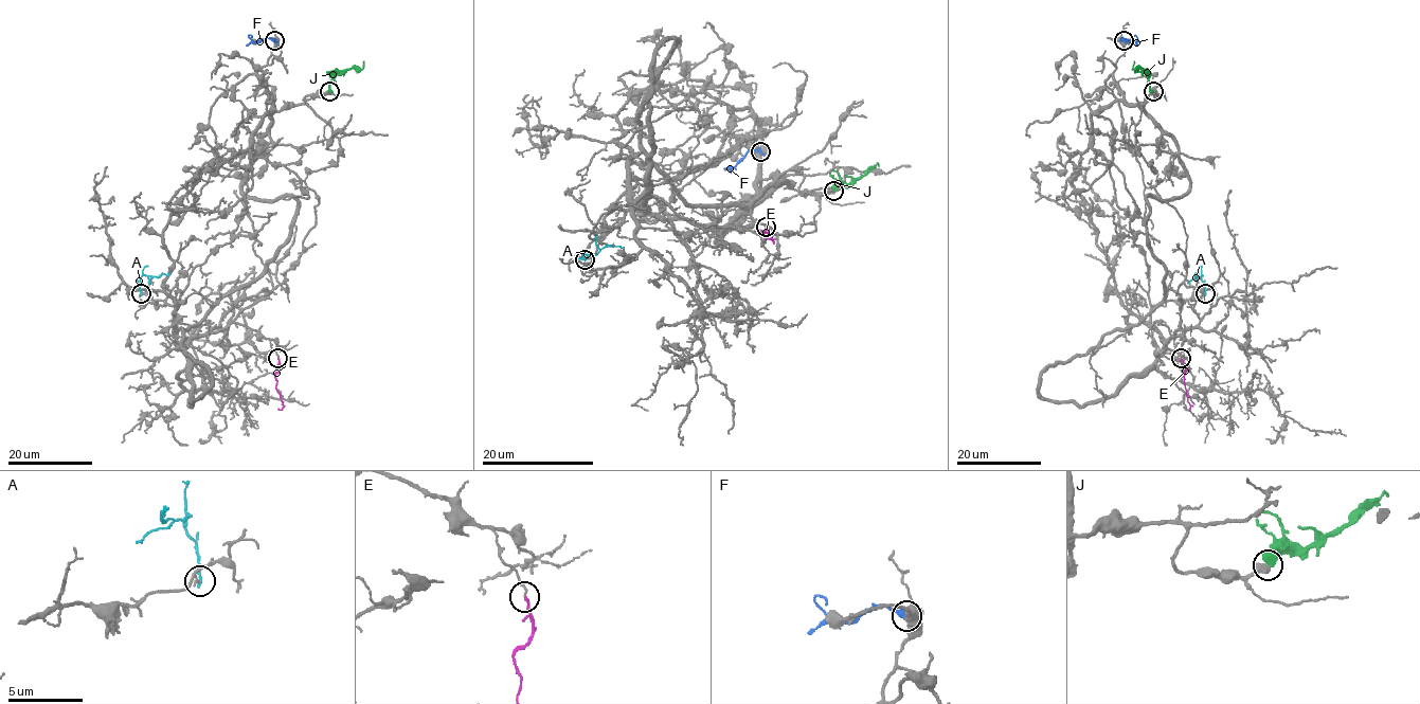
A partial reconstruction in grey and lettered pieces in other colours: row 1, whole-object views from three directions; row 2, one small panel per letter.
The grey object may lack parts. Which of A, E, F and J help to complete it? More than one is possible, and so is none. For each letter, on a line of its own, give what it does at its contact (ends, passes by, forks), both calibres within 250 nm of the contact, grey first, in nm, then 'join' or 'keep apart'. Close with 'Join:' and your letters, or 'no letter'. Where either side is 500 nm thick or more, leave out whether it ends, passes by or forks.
A: it ends; calibres 120 and 200 nm; keep apart
E: it ends; calibres 80 and 160 nm; keep apart
F: calibres 800 and 480 nm; keep apart
J: calibres 550 and 550 nm; keep apart
Join: no letter

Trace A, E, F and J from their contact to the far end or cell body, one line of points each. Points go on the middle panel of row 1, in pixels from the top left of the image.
A: (583, 259), (582, 254), (596, 254), (608, 246), (623, 247)
E: (766, 227), (769, 232), (761, 232), (771, 240), (766, 237)
F: (760, 150), (749, 150), (730, 170), (726, 167), (731, 166)
J: (834, 190), (834, 185), (854, 183), (879, 164)

